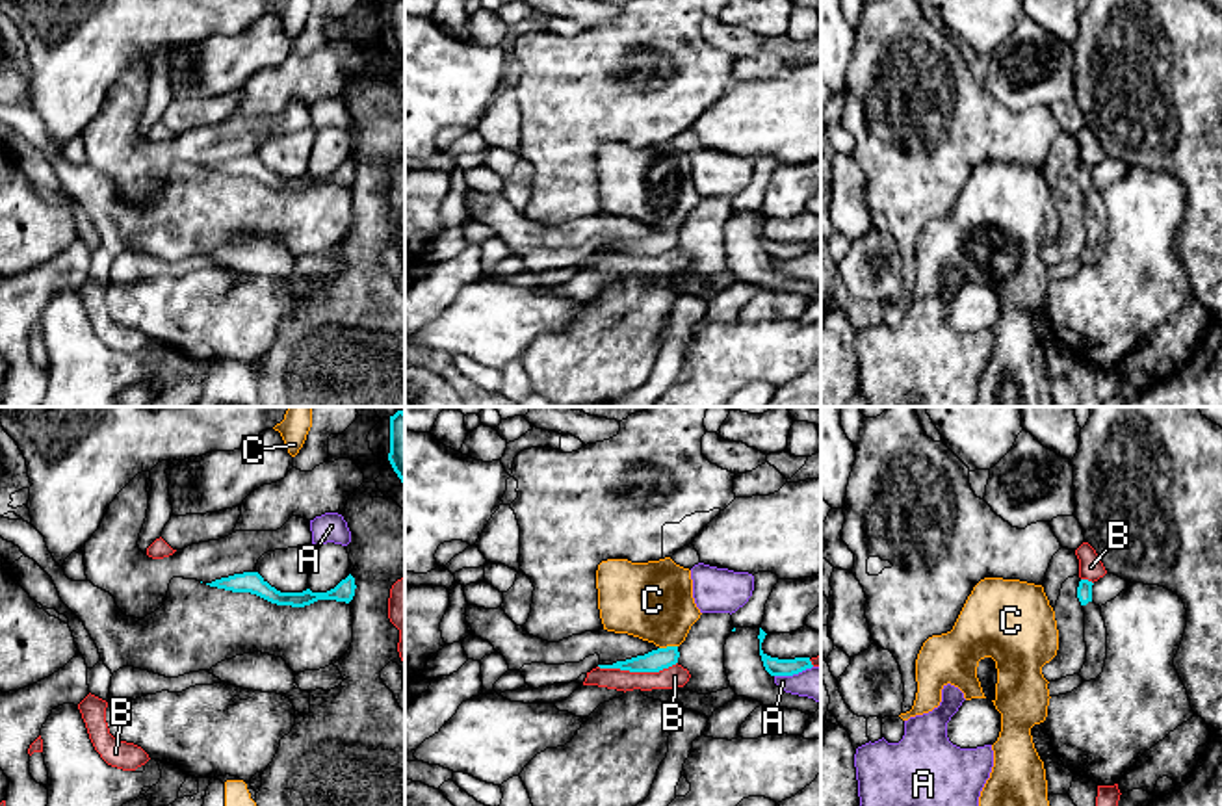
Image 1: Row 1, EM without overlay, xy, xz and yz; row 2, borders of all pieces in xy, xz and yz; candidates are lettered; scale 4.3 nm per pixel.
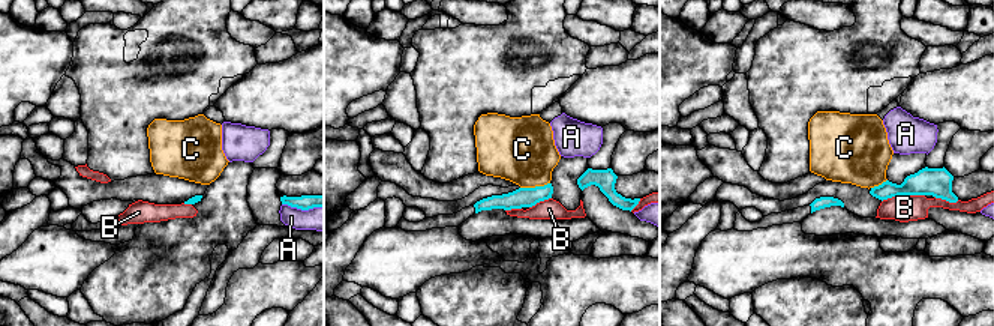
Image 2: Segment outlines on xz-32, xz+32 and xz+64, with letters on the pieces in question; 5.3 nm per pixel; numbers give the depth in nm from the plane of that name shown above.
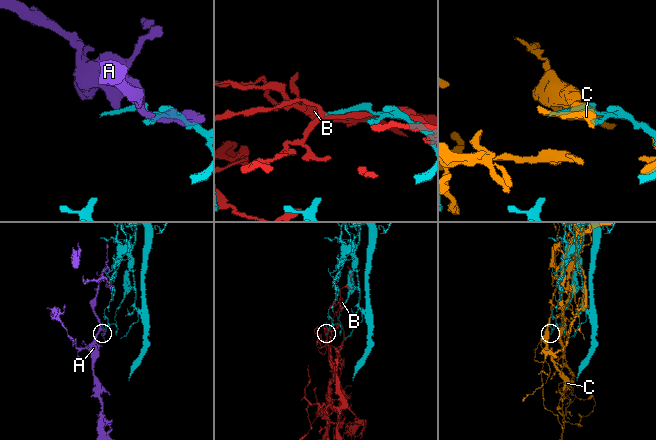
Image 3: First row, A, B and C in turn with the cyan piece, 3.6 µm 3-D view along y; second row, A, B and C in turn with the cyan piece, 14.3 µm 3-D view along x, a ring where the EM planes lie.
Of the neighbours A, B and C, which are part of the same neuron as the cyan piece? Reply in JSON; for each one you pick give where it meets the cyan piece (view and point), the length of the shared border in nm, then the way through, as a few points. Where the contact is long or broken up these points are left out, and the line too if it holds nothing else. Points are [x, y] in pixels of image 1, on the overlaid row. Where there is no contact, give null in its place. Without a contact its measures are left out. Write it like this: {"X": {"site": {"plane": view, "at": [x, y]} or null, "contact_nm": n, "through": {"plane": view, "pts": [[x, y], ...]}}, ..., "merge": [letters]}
{"merge": []}

